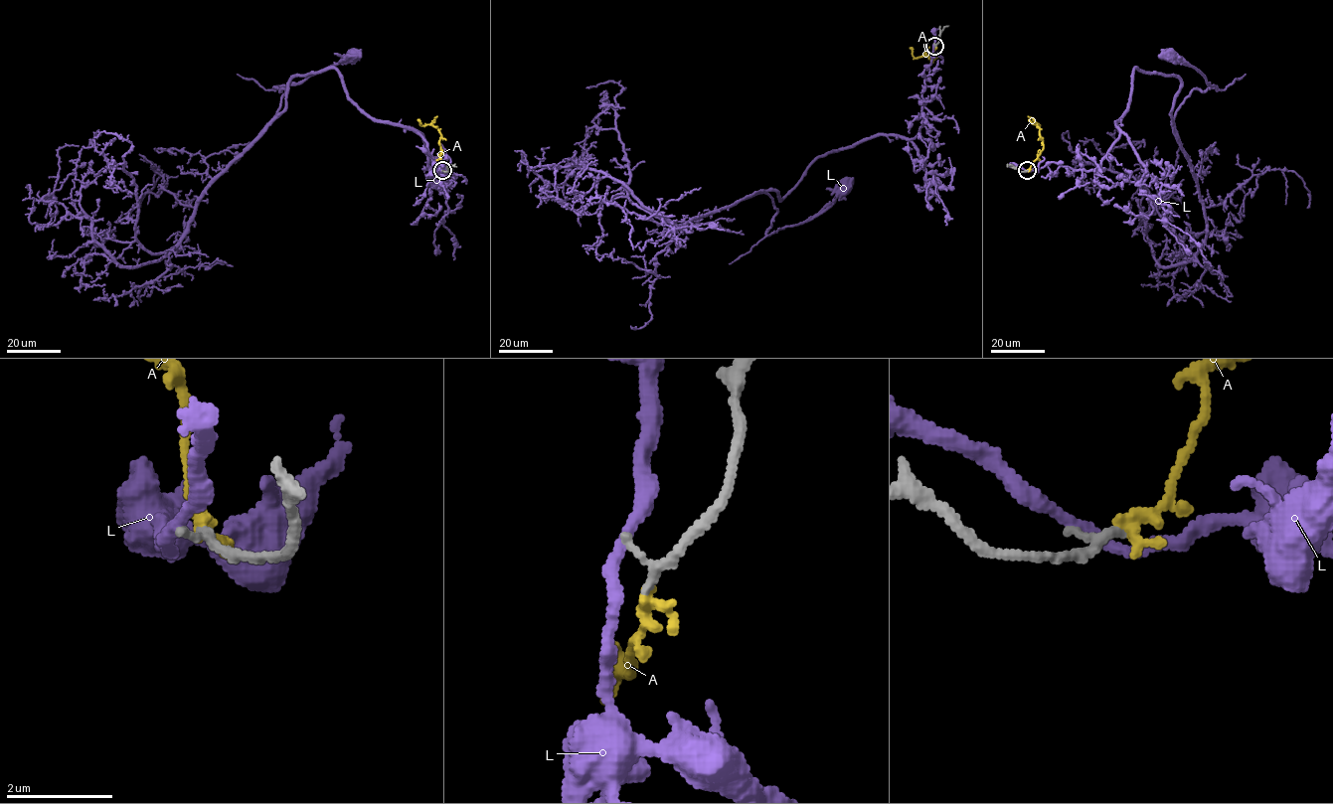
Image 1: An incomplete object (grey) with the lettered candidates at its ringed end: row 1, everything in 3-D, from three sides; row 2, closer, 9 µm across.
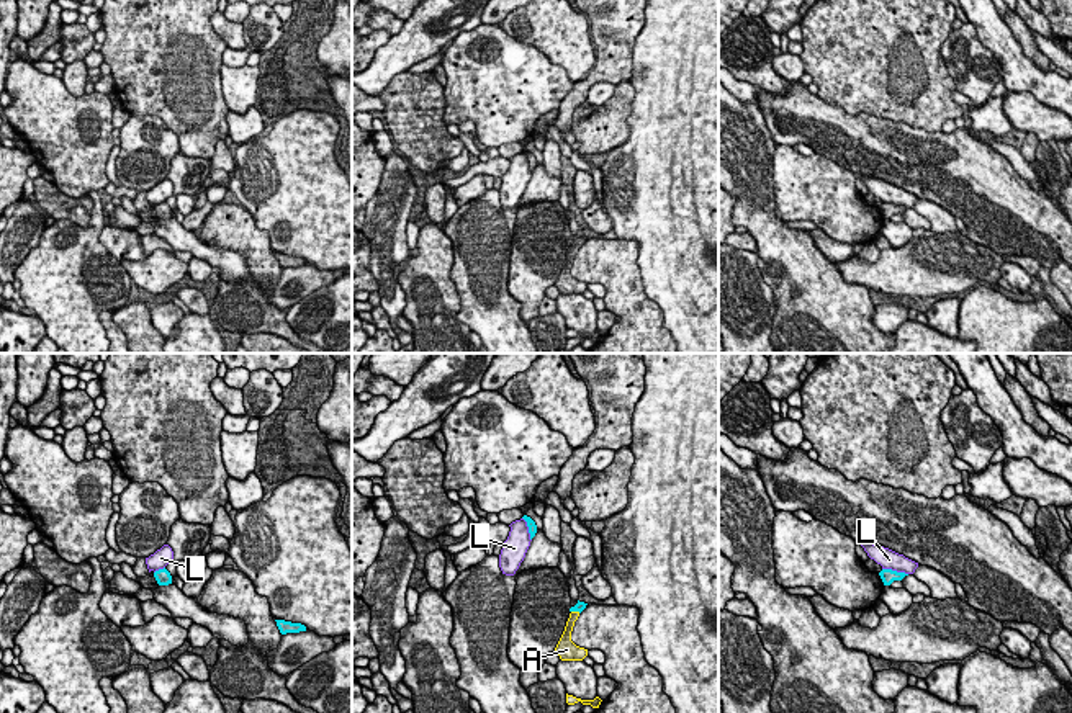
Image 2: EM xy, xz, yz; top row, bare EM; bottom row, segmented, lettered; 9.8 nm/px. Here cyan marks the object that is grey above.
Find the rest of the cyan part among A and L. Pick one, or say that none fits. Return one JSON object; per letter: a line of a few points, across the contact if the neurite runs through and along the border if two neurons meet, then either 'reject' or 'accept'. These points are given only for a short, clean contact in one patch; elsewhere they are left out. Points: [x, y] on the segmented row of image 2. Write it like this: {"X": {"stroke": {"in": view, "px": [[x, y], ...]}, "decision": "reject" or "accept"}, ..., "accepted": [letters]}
{"A": {"stroke": {"in": "xz", "px": [[580, 605], [576, 610], [573, 615]]}, "decision": "accept"}, "L": {"stroke": {"in": "yz", "px": [[882, 568], [907, 574]]}, "decision": "reject"}, "accepted": ["A"]}

